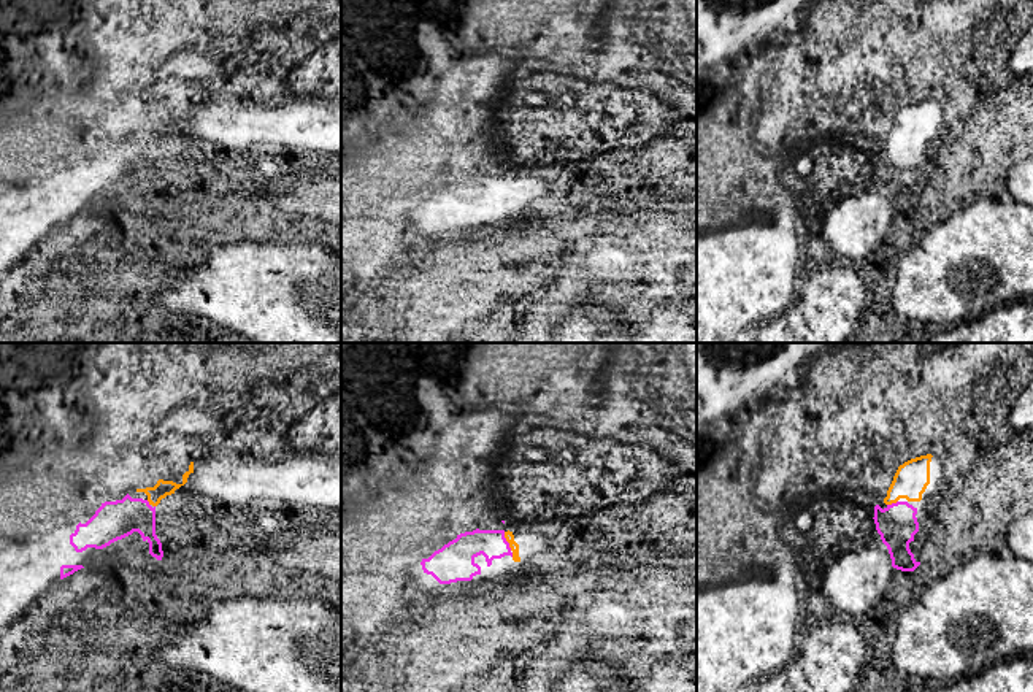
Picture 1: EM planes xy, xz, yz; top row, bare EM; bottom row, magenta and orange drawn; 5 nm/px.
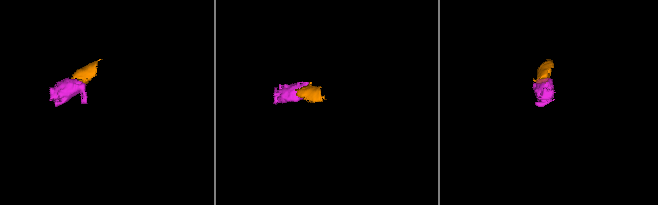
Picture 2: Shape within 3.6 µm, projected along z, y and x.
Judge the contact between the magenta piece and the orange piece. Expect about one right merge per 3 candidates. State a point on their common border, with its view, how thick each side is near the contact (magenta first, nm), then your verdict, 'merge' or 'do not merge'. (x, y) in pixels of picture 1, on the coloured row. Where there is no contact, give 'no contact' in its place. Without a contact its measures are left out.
xz (506, 542) | 160/50 nm | merge

